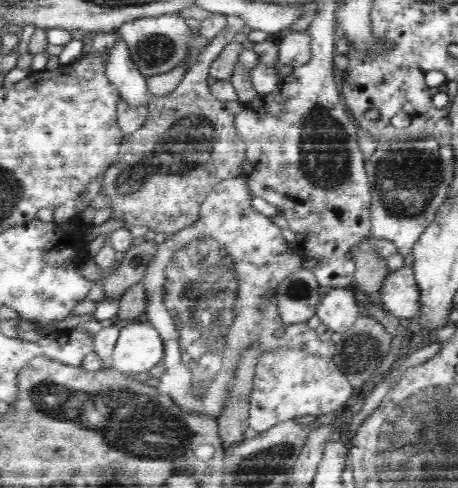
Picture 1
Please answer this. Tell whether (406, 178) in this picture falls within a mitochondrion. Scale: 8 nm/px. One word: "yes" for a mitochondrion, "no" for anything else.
yes

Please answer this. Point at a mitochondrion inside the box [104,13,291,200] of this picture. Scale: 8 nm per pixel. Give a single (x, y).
(155, 49)

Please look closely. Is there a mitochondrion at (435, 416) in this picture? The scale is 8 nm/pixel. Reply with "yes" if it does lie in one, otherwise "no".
yes

